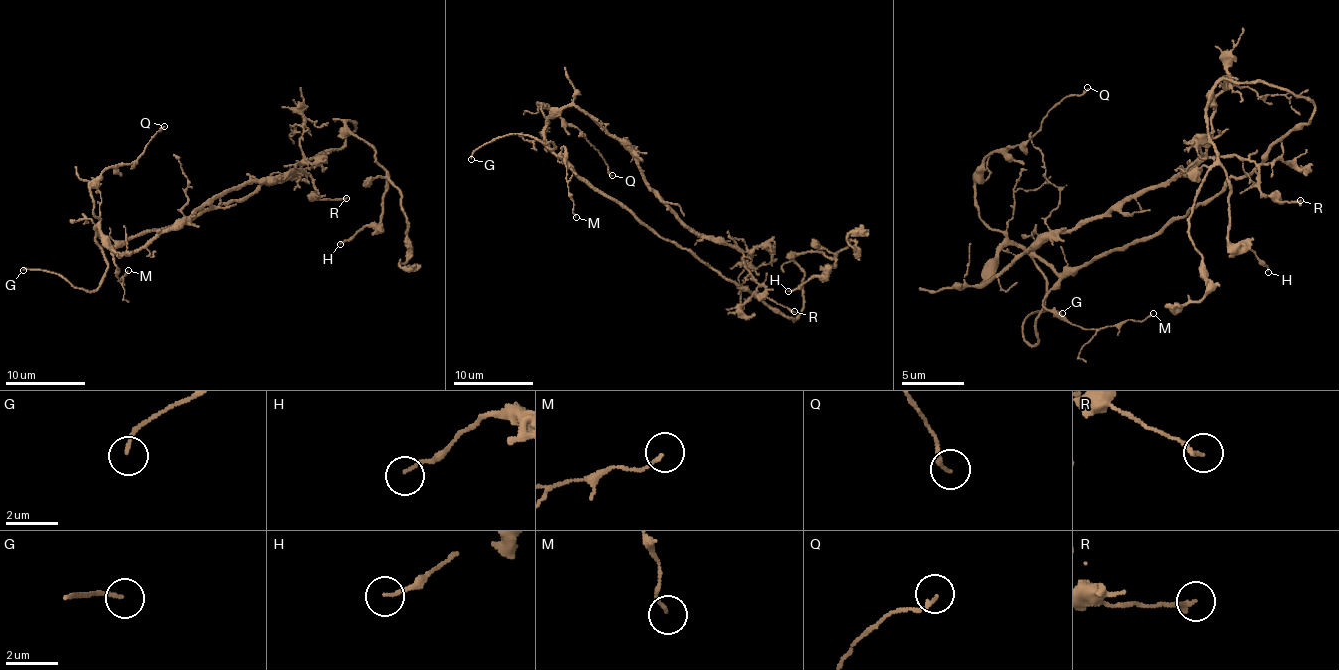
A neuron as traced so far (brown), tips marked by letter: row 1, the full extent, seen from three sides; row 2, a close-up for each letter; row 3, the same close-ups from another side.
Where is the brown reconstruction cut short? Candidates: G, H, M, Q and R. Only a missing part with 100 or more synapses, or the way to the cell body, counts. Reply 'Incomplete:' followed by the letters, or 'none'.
Incomplete: G

